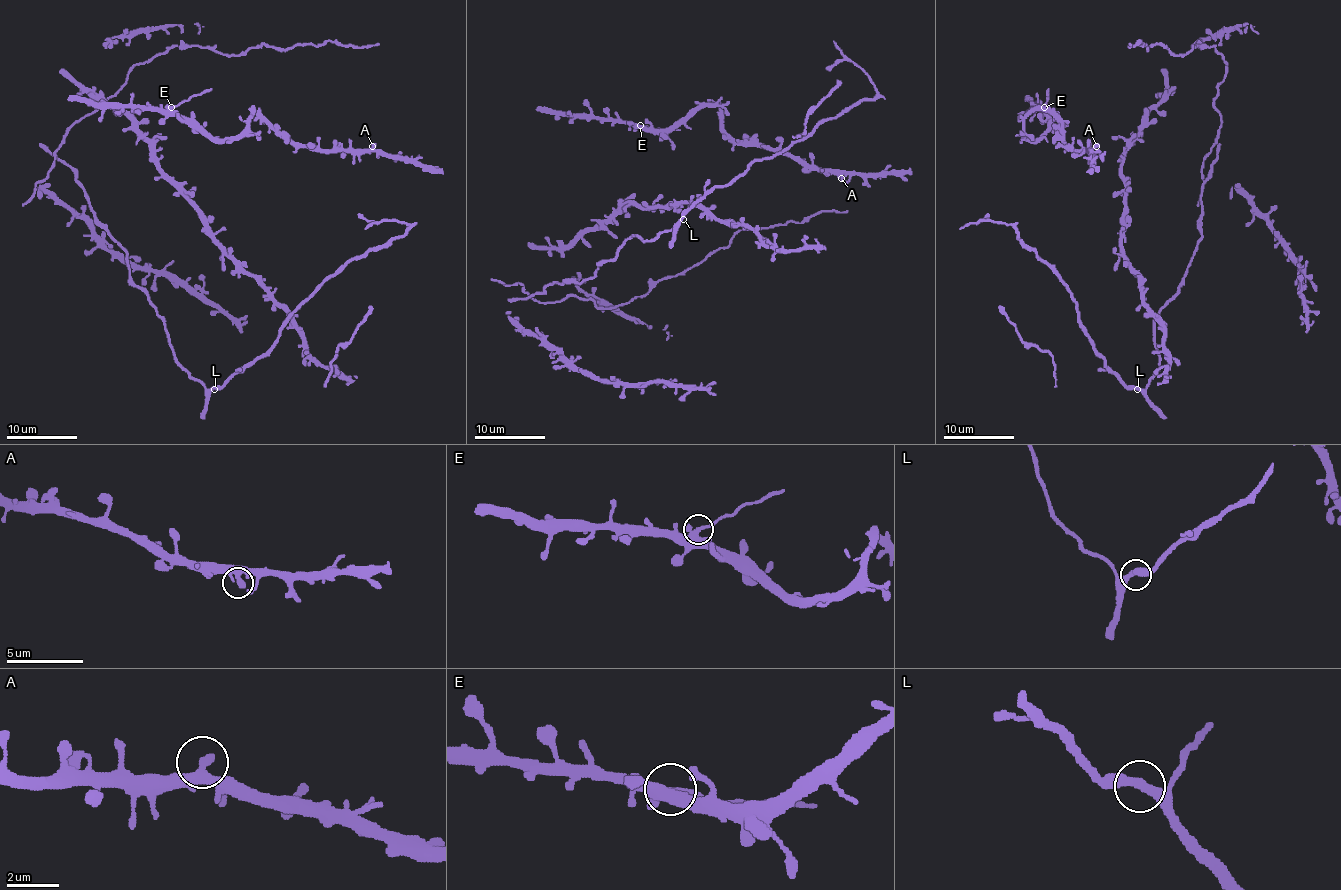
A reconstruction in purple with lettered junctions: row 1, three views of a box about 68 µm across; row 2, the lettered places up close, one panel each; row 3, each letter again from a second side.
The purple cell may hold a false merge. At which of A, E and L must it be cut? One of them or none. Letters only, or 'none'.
E

